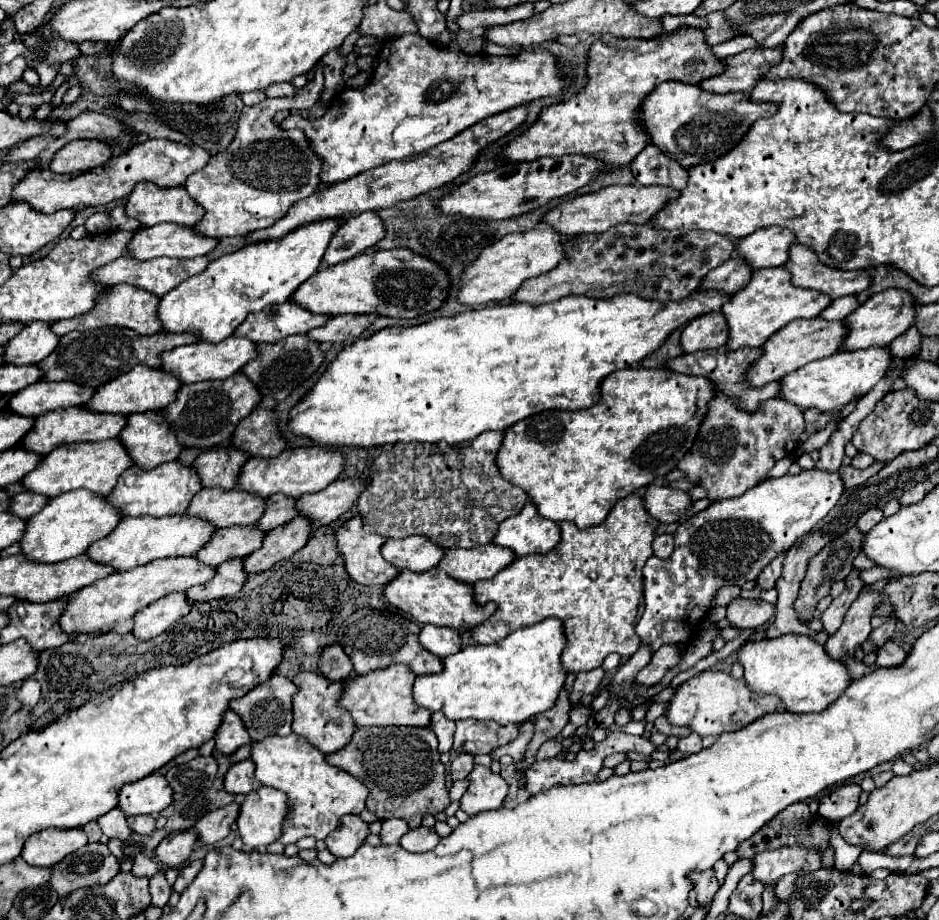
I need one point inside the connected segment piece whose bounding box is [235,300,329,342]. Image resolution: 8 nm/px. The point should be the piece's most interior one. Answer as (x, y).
(288, 318)

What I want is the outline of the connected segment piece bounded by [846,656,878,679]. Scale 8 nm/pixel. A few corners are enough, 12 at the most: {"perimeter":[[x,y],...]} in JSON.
{"perimeter":[[854,656],[846,660],[852,679],[859,679],[878,668],[857,662]]}

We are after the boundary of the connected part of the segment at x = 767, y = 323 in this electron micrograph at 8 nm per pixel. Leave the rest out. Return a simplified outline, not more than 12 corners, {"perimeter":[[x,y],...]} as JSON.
{"perimeter":[[759,268],[721,308],[729,350],[763,346],[795,318],[831,304],[791,284],[785,268]]}

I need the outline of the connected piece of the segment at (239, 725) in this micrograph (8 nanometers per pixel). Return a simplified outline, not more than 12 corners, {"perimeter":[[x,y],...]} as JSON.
{"perimeter":[[233,710],[225,712],[215,734],[221,754],[233,754],[251,742],[243,720]]}

